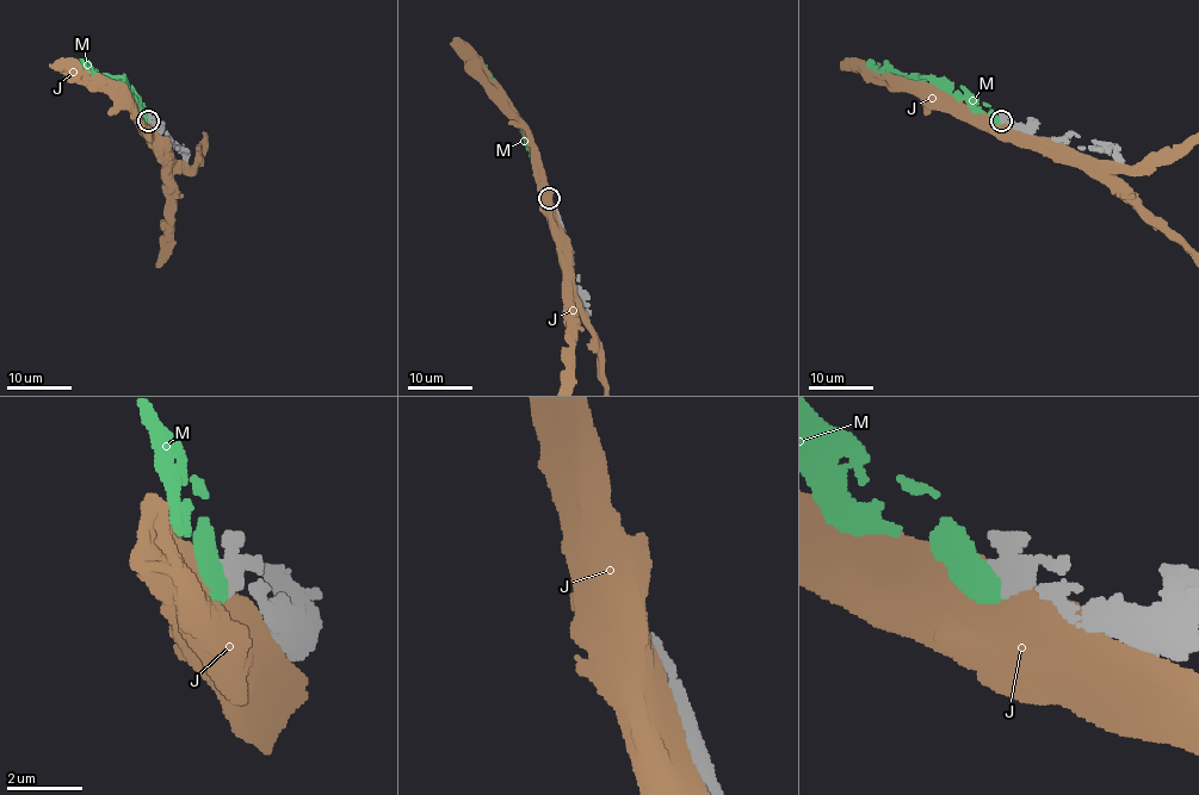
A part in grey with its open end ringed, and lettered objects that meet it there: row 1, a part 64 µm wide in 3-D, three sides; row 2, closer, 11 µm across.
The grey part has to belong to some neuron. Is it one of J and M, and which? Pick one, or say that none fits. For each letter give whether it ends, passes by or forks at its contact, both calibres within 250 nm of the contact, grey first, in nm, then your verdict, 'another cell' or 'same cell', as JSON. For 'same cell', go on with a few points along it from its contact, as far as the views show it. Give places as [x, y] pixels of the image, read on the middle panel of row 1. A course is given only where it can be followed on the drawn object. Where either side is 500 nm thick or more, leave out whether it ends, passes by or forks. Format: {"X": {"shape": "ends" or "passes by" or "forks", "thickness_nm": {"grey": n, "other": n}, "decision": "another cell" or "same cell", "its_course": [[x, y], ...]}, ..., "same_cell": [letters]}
{"J": {"thickness_nm": {"grey": 360, "other": 850}, "decision": "another cell"}, "M": {"shape": "ends", "thickness_nm": {"grey": 300, "other": 440}, "decision": "same cell"}, "same_cell": ["M"]}

